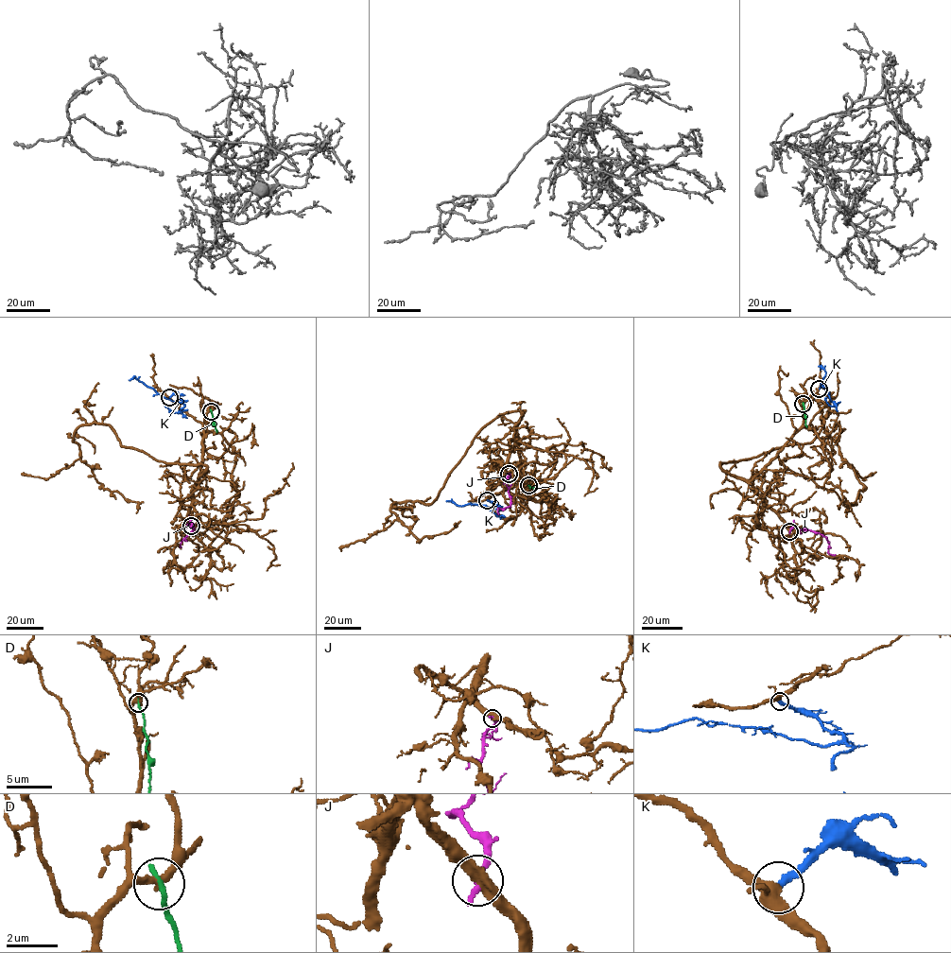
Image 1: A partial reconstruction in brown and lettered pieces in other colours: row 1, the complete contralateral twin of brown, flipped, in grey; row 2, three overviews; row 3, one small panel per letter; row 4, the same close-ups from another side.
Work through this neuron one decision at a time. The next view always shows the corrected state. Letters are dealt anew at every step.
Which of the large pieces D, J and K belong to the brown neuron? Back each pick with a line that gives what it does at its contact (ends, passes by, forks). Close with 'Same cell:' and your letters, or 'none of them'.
K: it ends
Same cell: K

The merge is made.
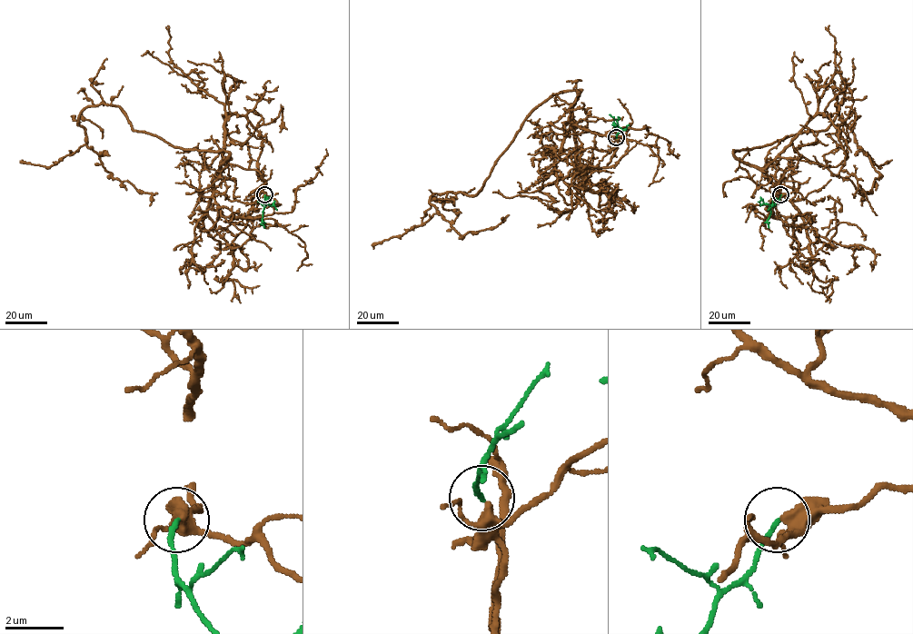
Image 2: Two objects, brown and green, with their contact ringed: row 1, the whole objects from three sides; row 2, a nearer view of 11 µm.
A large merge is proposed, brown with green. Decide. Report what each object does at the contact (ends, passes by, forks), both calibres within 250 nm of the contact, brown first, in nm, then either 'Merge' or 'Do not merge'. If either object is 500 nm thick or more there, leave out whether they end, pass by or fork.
At the ring brown forks. At the ring green ends. Thickness 300 nm (brown) against 150 nm. Do not merge

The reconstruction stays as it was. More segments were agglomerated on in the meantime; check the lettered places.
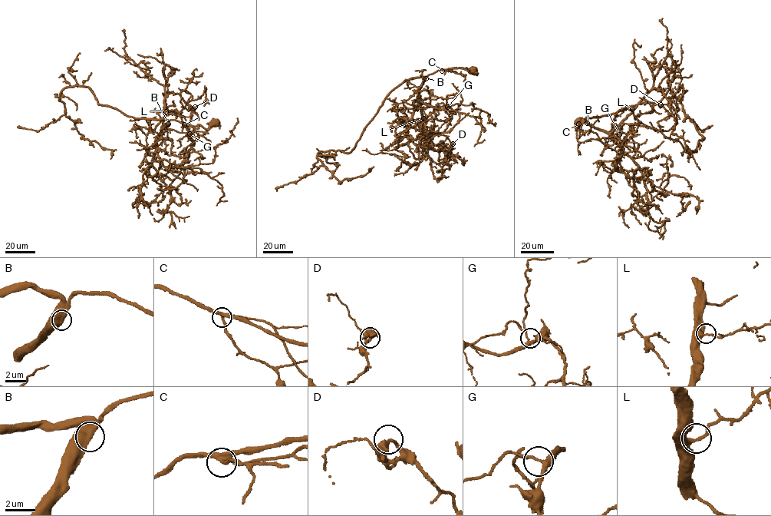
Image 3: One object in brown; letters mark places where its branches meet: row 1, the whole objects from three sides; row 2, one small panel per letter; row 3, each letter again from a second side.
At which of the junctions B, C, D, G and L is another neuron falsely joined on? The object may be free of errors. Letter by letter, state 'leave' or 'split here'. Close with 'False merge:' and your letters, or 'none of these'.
B: leave
C: leave
D: leave
G: leave
L: leave
False merge: none of these

